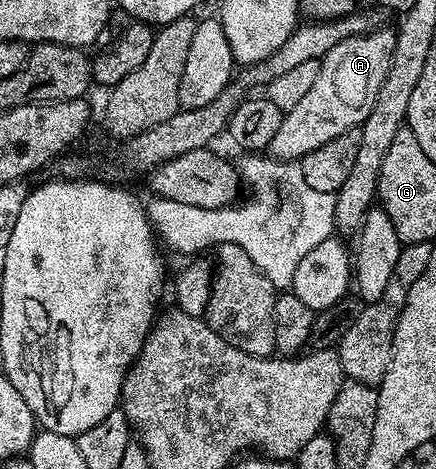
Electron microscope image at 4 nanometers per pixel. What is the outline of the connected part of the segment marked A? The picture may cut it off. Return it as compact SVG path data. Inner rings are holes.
M382 26L338 42L320 60L317 79L305 97L285 113L277 134L268 143L267 153L276 160L299 161L331 138L357 129L373 110L378 90L389 72L396 45L396 31Z

